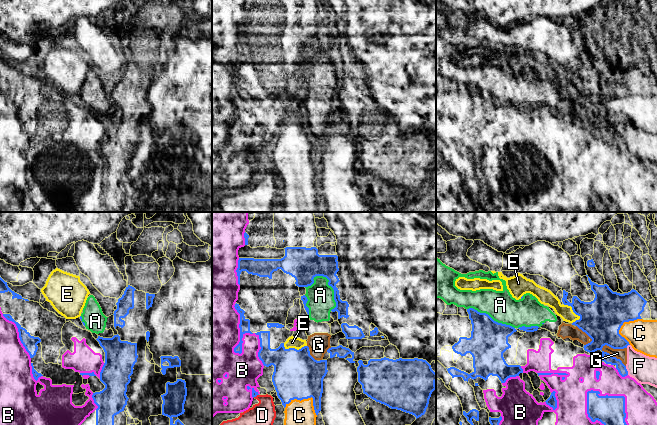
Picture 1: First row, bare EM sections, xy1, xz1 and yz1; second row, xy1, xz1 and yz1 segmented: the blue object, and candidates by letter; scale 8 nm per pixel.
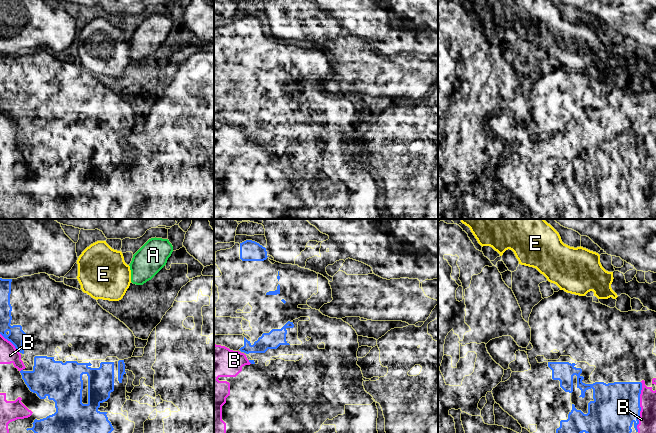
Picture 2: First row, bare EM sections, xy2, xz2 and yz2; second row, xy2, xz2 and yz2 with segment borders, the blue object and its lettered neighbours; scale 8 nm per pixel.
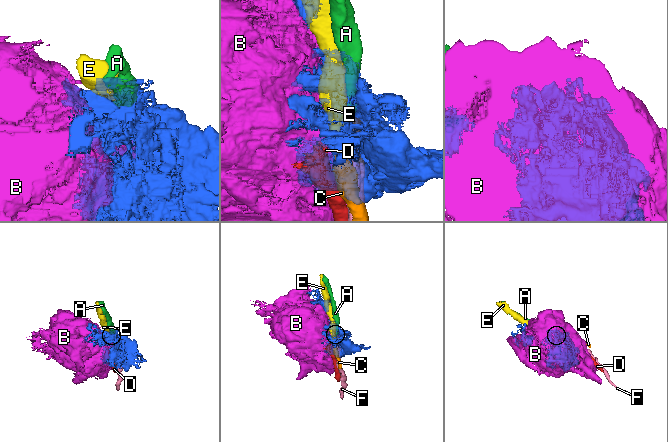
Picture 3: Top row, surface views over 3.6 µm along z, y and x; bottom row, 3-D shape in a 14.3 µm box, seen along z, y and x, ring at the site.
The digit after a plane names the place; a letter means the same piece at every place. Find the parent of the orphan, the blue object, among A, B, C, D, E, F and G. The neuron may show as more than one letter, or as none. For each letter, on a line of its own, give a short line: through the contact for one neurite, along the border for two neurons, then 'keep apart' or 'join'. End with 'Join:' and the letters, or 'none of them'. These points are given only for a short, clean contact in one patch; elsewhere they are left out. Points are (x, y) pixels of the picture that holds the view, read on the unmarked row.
A: keep apart
B: keep apart
C: xz1 (284, 183), (294, 175), (302, 176), (311, 173), (316, 191) | keep apart
D: keep apart
E: keep apart
F: keep apart
G: keep apart
Join: none of them

